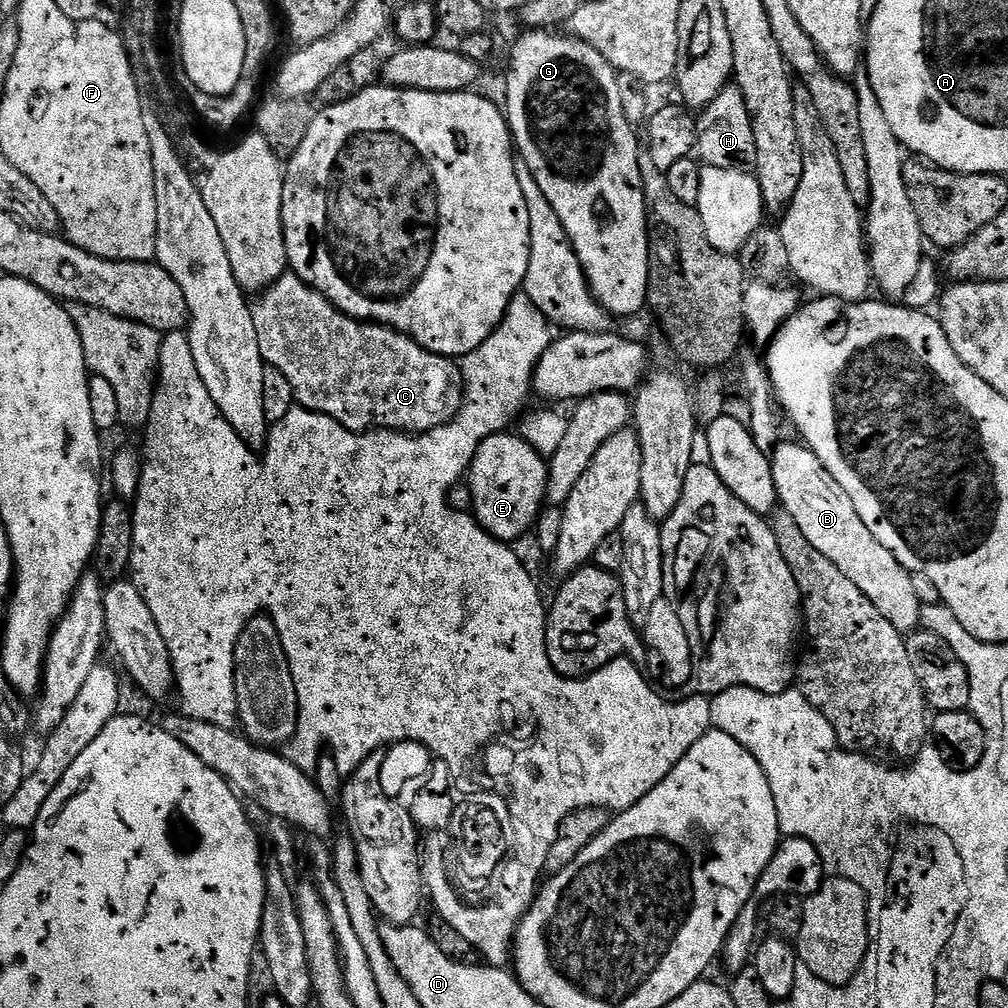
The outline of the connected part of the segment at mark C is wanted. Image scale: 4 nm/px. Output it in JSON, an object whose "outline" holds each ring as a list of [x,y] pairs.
{"outline":[[[289,270],[283,276],[279,276],[268,288],[255,297],[251,305],[254,318],[254,330],[258,333],[258,350],[262,354],[265,365],[269,368],[282,370],[286,374],[286,382],[290,382],[290,390],[294,390],[294,398],[299,407],[307,408],[309,412],[326,414],[334,418],[337,424],[346,426],[351,432],[367,432],[369,430],[391,430],[393,432],[429,432],[443,424],[451,424],[464,405],[464,386],[460,379],[460,369],[455,359],[439,356],[430,350],[426,350],[418,342],[414,342],[406,334],[395,332],[393,328],[387,328],[384,324],[374,324],[366,320],[355,320],[347,316],[342,310],[338,310],[317,288],[313,288]]]}

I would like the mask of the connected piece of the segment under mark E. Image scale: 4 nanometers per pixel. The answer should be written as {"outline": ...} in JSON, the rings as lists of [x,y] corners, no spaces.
{"outline":[[[507,431],[486,438],[486,442],[478,446],[478,454],[474,454],[472,466],[466,473],[466,482],[472,487],[474,494],[471,515],[475,516],[480,527],[485,528],[492,537],[505,542],[516,542],[512,540],[533,531],[548,495],[548,460],[541,456],[538,450],[534,450],[534,446],[530,446],[530,442],[526,442],[523,435],[512,435],[511,431]]]}

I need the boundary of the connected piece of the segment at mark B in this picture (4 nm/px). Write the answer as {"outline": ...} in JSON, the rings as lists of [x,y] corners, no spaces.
{"outline":[[[780,442],[770,453],[779,507],[798,522],[806,542],[820,554],[826,554],[826,558],[830,558],[830,562],[834,562],[834,566],[838,566],[838,570],[842,570],[842,574],[846,574],[846,578],[878,606],[882,618],[899,632],[915,631],[919,627],[922,605],[918,594],[914,594],[912,573],[900,565],[898,558],[894,558],[870,530],[866,530],[866,522],[858,518],[854,502],[850,502],[846,490],[830,478],[830,470],[818,462],[818,454],[810,451],[803,442],[795,443]]]}

